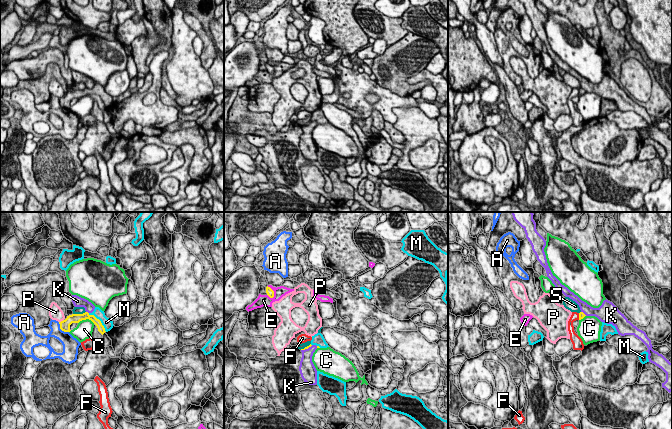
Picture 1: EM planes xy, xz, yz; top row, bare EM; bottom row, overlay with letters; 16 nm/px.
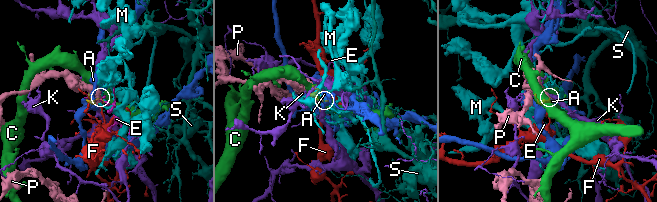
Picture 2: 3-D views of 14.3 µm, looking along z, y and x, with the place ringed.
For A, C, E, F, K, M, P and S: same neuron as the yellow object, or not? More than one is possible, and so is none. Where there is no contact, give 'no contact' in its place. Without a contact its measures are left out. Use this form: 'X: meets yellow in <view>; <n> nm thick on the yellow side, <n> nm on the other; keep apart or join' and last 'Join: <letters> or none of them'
A: meets yellow in xy; 160 nm thick on the yellow side, 220 nm on the other; keep apart
C: meets yellow in xy; 160 nm thick on the yellow side, 280 nm on the other; keep apart
E: meets yellow in xz; 120 nm thick on the yellow side, 190 nm on the other; keep apart
F: meets yellow in yz; 100 nm thick on the yellow side, 130 nm on the other; keep apart
K: meets yellow in xy; 160 nm thick on the yellow side, 160 nm on the other; keep apart
M: meets yellow in xy; 120 nm thick on the yellow side, 160 nm on the other; join
P: meets yellow in xy; 160 nm thick on the yellow side, 220 nm on the other; keep apart
S: meets yellow in xy; 160 nm thick on the yellow side, 130 nm on the other; keep apart
Join: M

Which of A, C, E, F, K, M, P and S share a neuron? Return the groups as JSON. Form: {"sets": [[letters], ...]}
{"sets": [["A"], ["C"], ["E"], ["F"], ["K"], ["M"], ["P"], ["S"]]}

